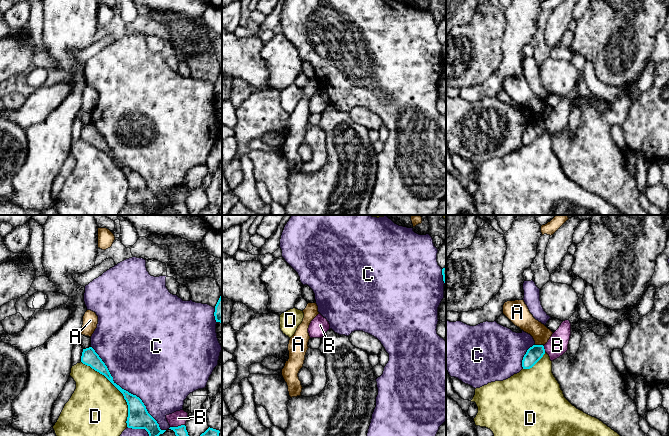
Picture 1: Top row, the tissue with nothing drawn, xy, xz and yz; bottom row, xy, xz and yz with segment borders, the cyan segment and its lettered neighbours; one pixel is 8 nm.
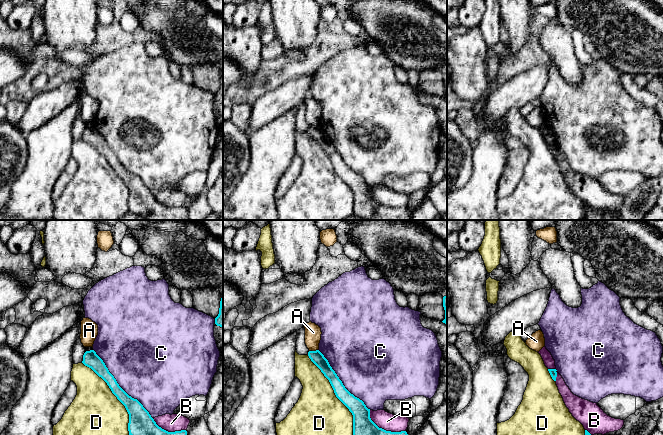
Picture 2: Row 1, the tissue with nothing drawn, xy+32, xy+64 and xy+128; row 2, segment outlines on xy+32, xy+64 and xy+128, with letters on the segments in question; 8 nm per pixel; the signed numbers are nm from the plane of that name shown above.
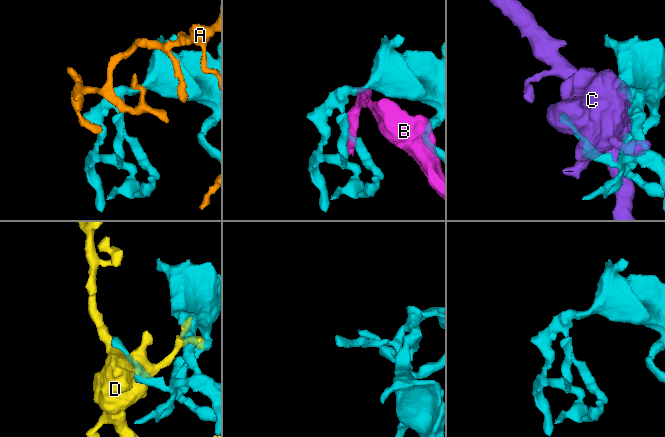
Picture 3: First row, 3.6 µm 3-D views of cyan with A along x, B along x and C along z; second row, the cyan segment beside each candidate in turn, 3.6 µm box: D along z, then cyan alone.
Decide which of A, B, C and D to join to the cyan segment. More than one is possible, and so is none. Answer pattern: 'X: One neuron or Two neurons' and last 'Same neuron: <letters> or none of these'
A: Two neurons
B: Two neurons
C: Two neurons
D: Two neurons
Same neuron: none of these

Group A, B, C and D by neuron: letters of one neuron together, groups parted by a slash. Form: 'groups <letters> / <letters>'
groups A / B / C / D

